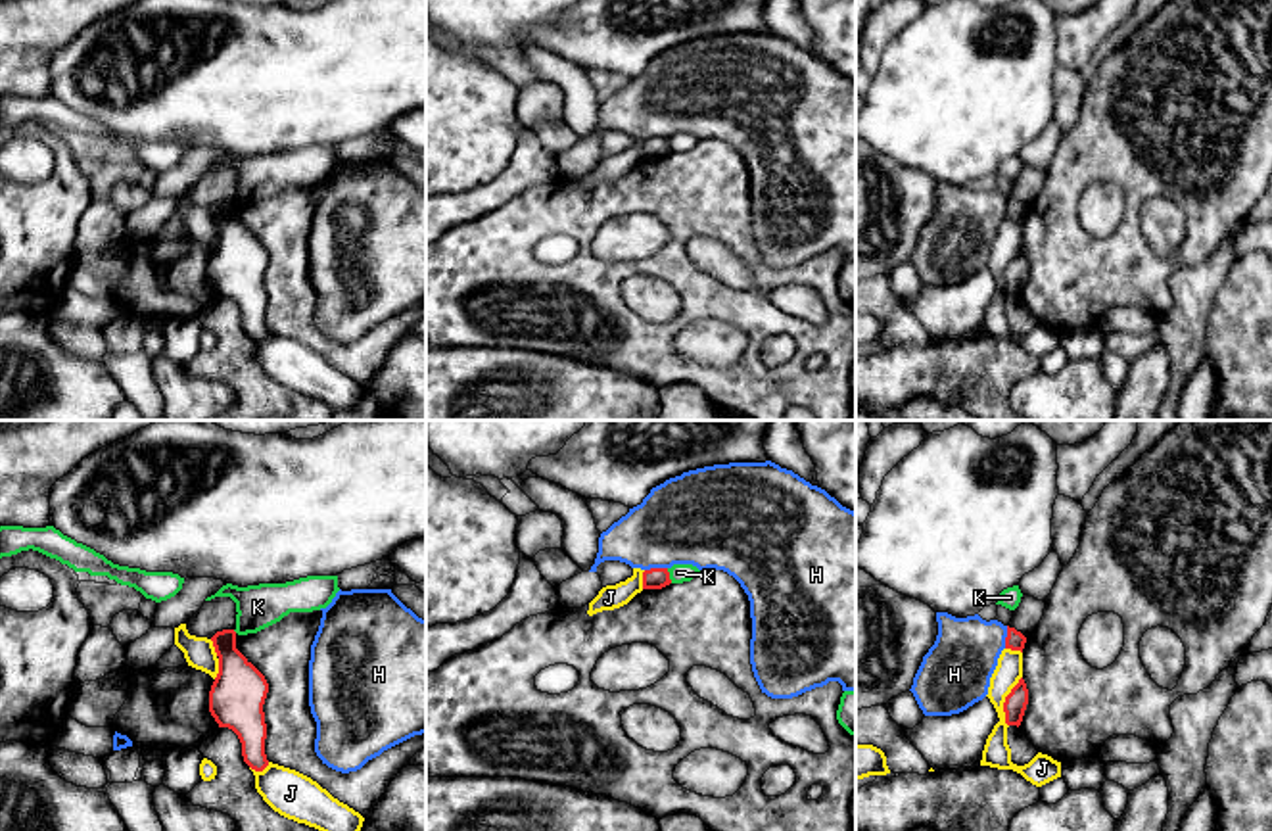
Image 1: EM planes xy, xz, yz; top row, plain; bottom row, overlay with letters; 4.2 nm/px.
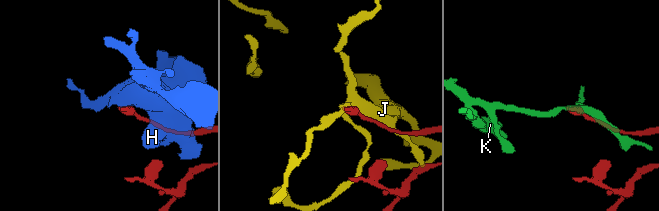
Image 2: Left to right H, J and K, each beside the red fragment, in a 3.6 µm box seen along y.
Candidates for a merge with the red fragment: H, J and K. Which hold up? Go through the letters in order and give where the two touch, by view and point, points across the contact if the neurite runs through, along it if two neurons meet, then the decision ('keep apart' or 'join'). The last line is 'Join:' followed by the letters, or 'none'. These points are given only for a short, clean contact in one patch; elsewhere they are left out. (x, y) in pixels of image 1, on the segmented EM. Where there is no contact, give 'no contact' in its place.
H: meets red in xz at (655, 569); border along xz (666, 567), (645, 570); keep apart
J: meets red in yz at (1006, 701); keep apart
K: meets red in xz at (668, 576); border along xz (666, 569), (672, 582); keep apart
Join: none

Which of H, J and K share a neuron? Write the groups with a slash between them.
H / J / K

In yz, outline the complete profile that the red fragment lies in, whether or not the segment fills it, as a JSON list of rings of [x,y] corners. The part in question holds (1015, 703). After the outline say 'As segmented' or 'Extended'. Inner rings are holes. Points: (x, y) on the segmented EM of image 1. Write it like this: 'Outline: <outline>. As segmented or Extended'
Outline: [[[1021,677],[1019,683],[1011,689],[1011,693],[1005,697],[1005,702],[1003,702],[1005,724],[1019,727],[1023,722],[1026,704],[1028,704],[1028,689],[1025,679]]]. As segmented

